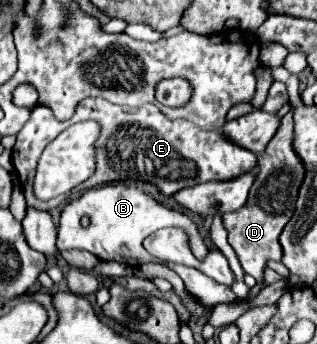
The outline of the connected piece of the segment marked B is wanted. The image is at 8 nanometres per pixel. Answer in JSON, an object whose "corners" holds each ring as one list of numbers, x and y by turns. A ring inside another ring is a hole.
{"corners":[[105,184,101,188,87,190,85,194,71,200,63,208,61,220,59,220,59,238,57,238,57,242,59,242,61,250,87,250,103,262,117,260,117,262,125,262,129,266,139,266,139,262,141,264,155,262,155,258,149,256,149,252,143,248,143,240,149,234,153,234,155,230,165,228,165,226,177,226,181,230,185,230,195,256,197,258,205,256,207,246,203,244,203,238,201,238,195,222,187,214,179,214,175,210,165,208,163,204,155,202,151,196,147,196,139,188],[85,216,89,218,89,226,83,228,81,220]]}

